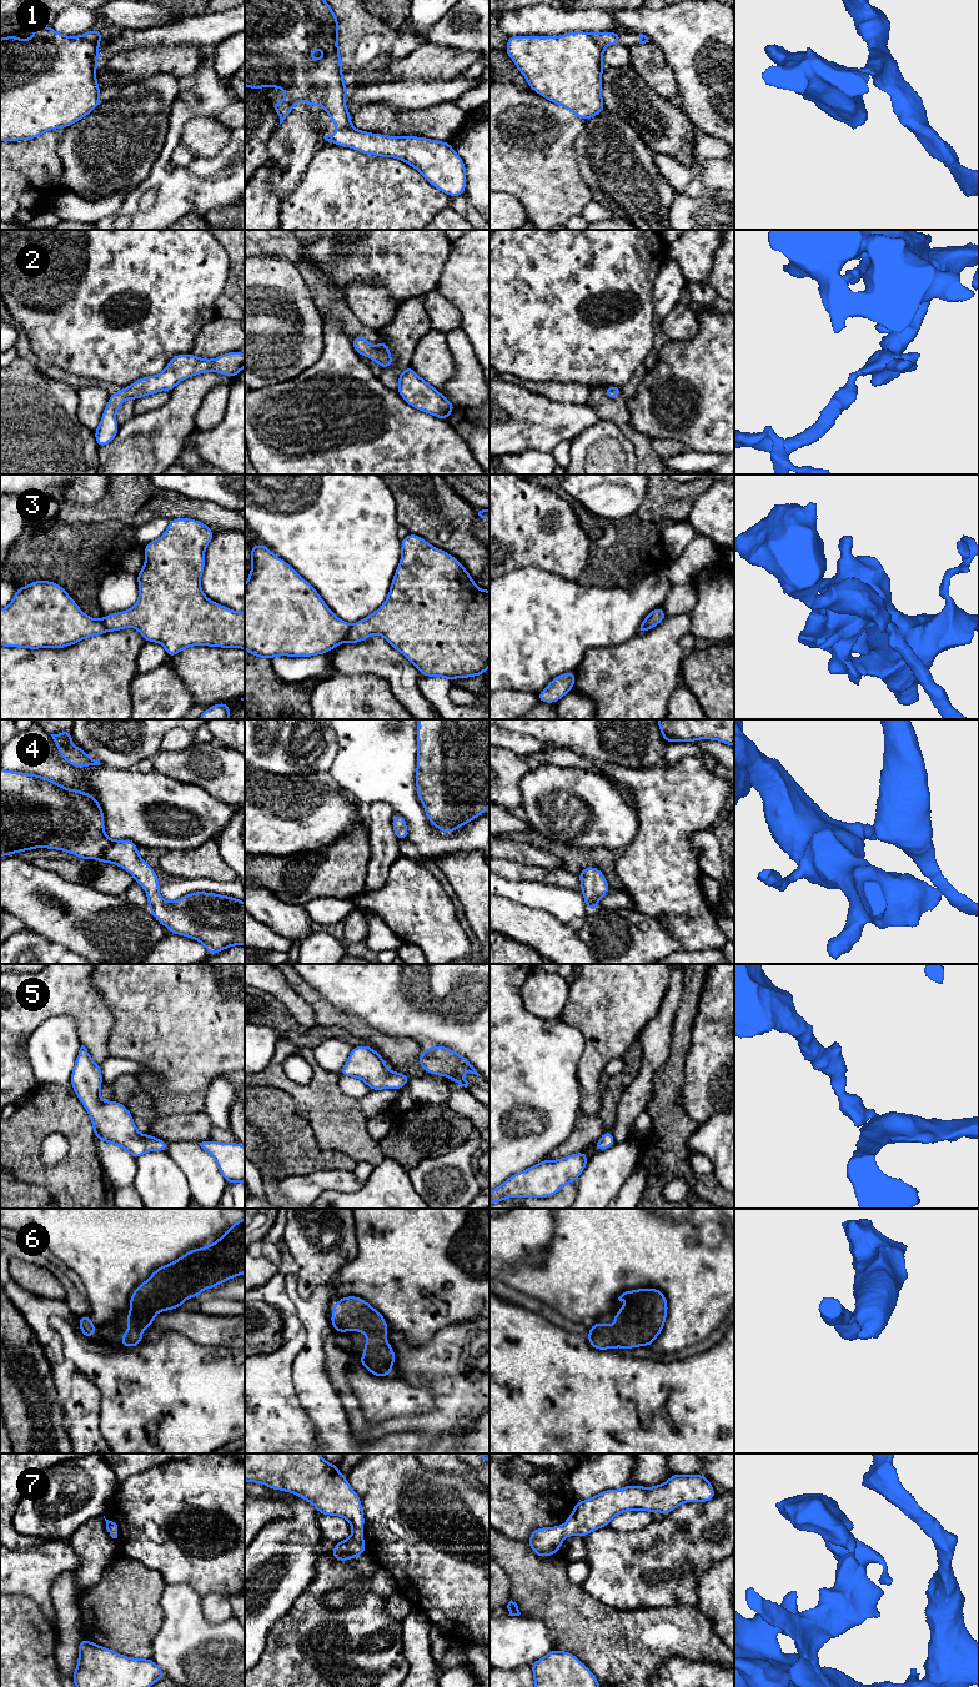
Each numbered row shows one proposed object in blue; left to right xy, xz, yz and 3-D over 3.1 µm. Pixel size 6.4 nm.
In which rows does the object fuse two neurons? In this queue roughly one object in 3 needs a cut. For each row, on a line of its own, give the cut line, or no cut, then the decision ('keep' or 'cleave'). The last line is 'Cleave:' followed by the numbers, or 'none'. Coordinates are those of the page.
1: no cut; keep
2: no cut; keep
3: cut in xz along (351, 626), (345, 641); cleave
4: no cut; keep
5: no cut; keep
6: no cut; keep
7: no cut; keep
Cleave: 3

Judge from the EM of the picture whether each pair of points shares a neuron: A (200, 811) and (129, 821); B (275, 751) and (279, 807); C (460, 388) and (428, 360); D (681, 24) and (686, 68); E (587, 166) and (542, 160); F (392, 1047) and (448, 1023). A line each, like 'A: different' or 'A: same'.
A: same
B: different
C: different
D: same
E: different
F: different

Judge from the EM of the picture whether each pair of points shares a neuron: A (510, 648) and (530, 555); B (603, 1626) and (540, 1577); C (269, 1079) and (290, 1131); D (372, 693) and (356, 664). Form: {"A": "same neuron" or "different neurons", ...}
{"A": "different neurons", "B": "same neuron", "C": "different neurons", "D": "different neurons"}

